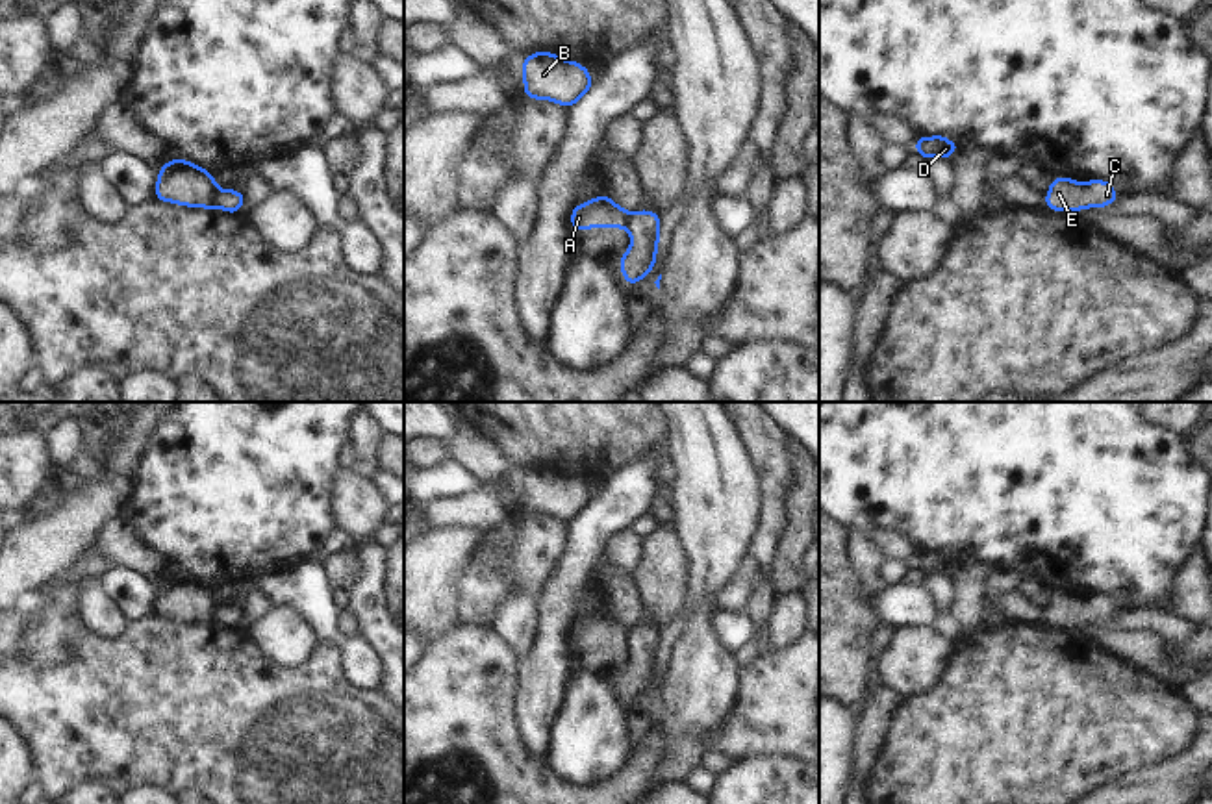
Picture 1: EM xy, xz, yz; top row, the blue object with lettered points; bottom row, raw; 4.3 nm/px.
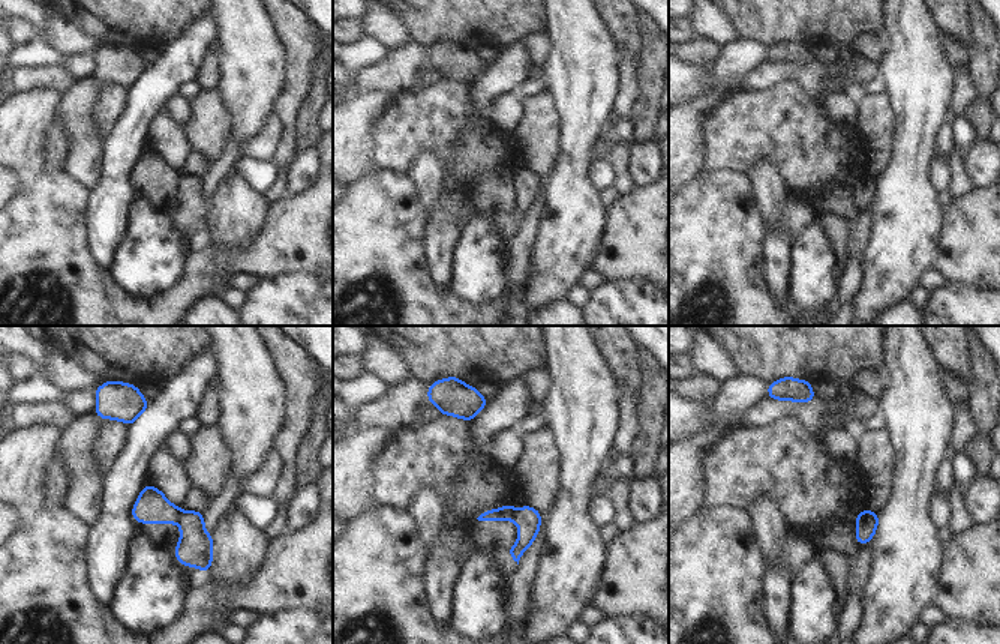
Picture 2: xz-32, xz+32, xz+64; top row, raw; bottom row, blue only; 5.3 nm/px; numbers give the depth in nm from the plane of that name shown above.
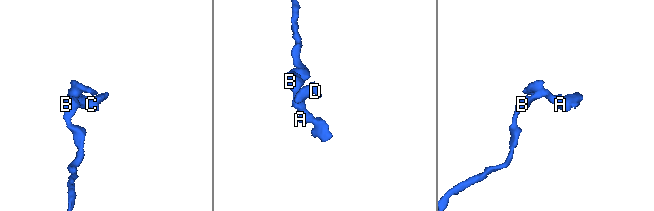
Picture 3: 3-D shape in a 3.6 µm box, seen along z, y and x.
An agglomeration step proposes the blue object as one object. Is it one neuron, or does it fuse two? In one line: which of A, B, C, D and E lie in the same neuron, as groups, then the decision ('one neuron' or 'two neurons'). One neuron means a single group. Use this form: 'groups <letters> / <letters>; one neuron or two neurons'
groups A B D / C E; two neurons

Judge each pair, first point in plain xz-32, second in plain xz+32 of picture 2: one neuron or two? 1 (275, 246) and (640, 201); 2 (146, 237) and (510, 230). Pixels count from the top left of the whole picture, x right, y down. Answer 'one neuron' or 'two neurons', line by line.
1: one neuron
2: two neurons

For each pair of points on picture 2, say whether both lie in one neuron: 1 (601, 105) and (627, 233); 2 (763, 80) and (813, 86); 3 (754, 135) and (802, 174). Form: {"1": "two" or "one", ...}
{"1": "two", "2": "one", "3": "one"}

